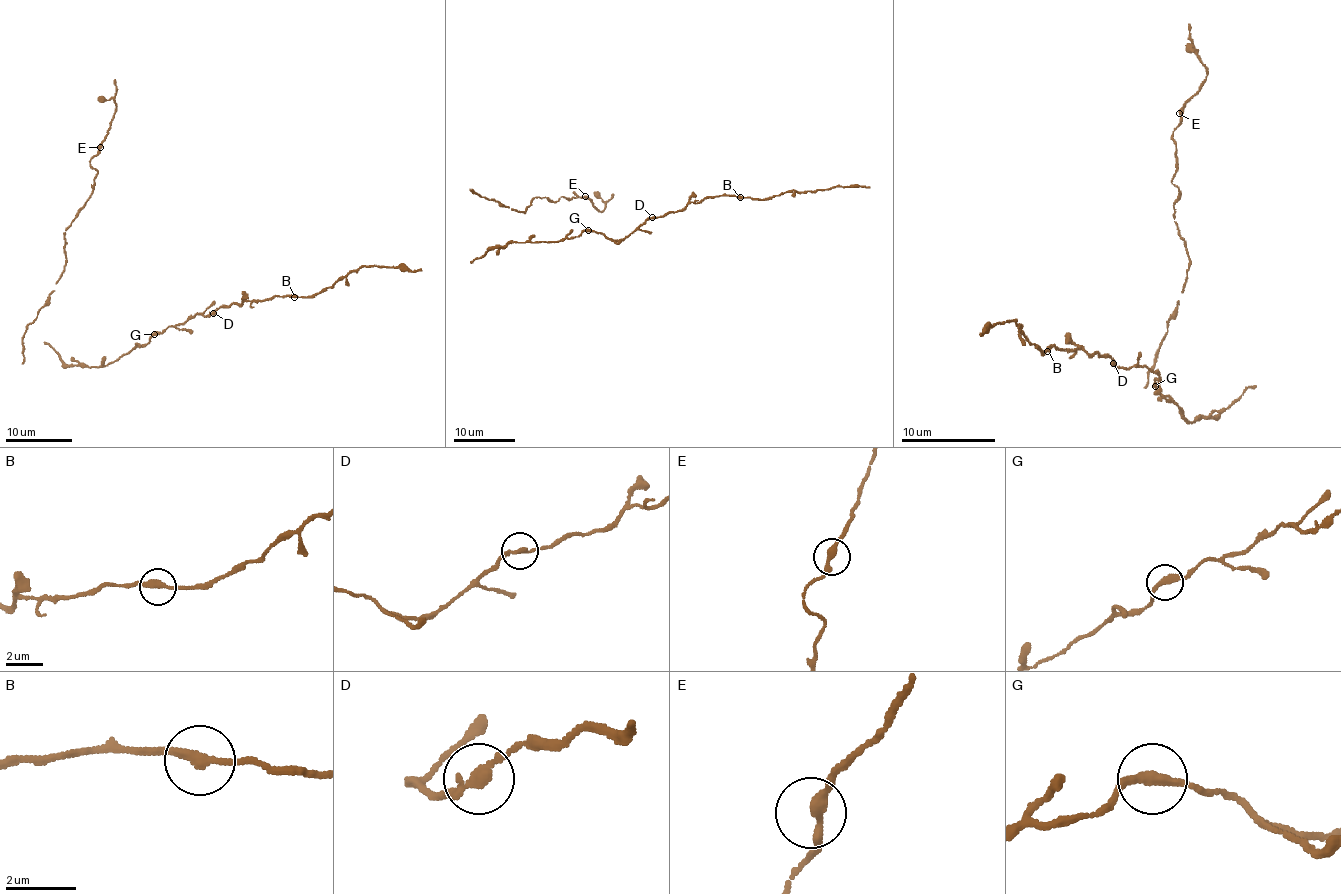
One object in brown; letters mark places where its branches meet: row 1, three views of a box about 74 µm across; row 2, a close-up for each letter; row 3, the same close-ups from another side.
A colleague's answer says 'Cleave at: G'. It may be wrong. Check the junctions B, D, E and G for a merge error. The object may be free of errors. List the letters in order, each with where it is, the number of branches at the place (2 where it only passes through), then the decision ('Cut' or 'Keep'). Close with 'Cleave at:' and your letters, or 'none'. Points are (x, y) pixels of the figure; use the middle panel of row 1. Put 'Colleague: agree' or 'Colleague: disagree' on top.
Colleague: disagree
B: Place: (740, 197). Branches: 2. Keep
D: Place: (652, 217). Branches: 2. Keep
E: Place: (585, 196). Branches: 2. Keep
G: Place: (588, 230). Branches: 2. Keep
Cleave at: none

